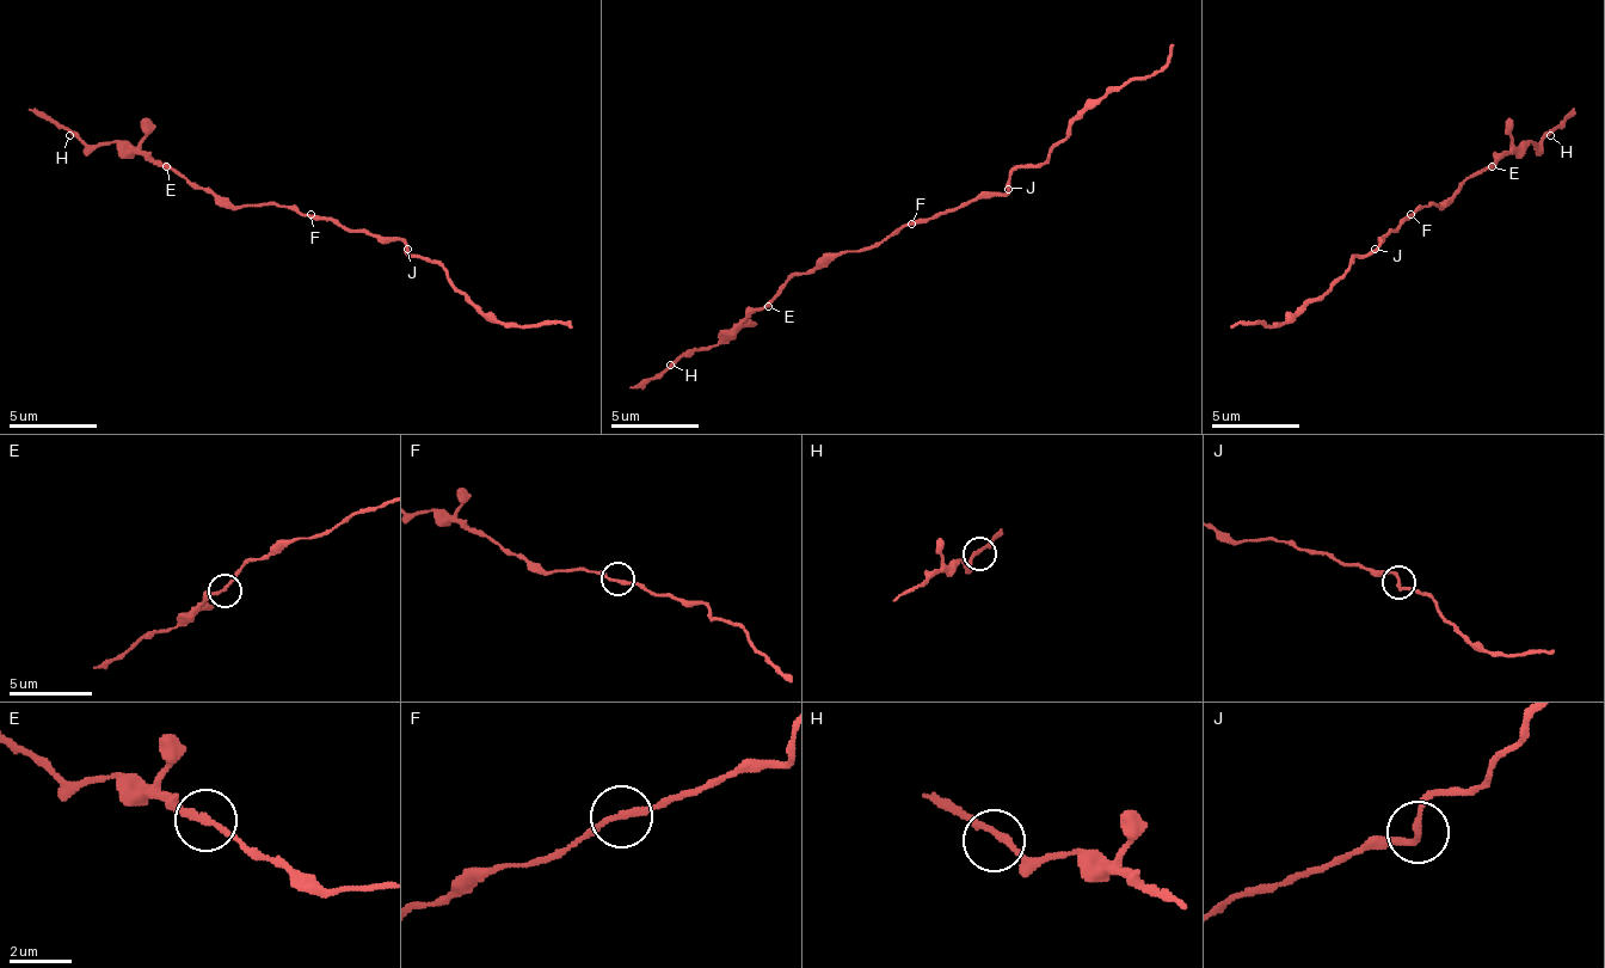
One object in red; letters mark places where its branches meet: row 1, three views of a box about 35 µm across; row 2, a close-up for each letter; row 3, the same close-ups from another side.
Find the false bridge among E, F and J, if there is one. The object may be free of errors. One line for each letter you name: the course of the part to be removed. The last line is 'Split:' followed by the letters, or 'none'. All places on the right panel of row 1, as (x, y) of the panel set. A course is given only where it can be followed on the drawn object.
Split: none

